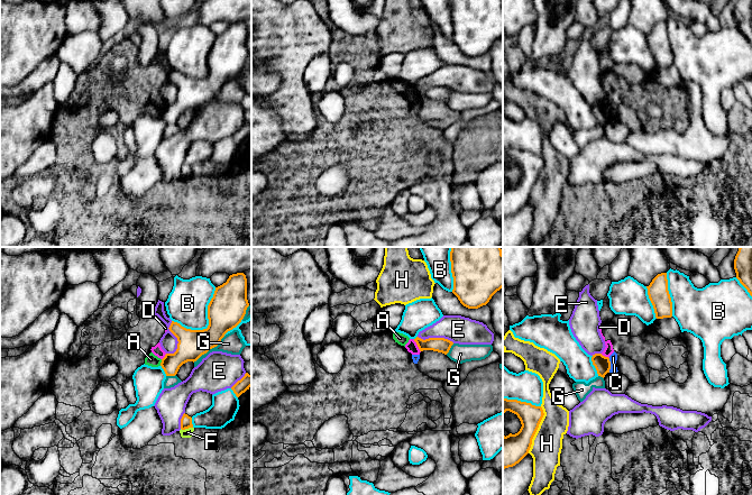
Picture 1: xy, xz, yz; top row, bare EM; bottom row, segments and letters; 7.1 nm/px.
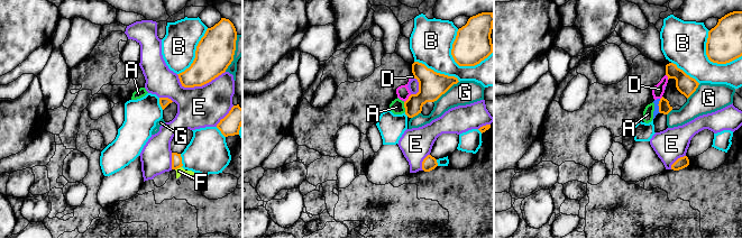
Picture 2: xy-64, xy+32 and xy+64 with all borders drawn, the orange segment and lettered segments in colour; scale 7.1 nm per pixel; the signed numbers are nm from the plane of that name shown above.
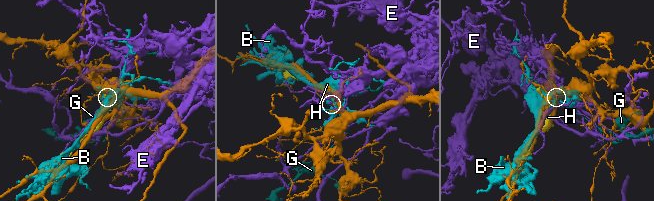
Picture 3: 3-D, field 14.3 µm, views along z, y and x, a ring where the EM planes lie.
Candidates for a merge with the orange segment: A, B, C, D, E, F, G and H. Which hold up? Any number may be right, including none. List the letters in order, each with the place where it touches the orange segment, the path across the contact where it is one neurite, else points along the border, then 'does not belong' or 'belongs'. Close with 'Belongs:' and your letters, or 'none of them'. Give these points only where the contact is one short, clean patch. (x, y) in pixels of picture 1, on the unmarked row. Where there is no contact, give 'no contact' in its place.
A: meets orange in xy at (161, 111); border along xy (162, 108), (159, 113); does not belong
B: meets orange in xy at (209, 73); does not belong
C: meets orange in yz at (610, 113); border along yz (608, 107), (610, 120); does not belong
D: meets orange in xz at (418, 94); border along xz (413, 88), (420, 100); does not belong
E: meets orange in xy at (177, 89); does not belong
F: meets orange in xy at (186, 176); border along xy (192, 175), (181, 177); does not belong
G: meets orange in xy at (209, 98); does not belong
H: meets orange in yz at (537, 177); does not belong
Belongs: none of them

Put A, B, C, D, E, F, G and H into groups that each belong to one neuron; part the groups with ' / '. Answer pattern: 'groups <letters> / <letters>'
groups A C D F / B / E / G / H

